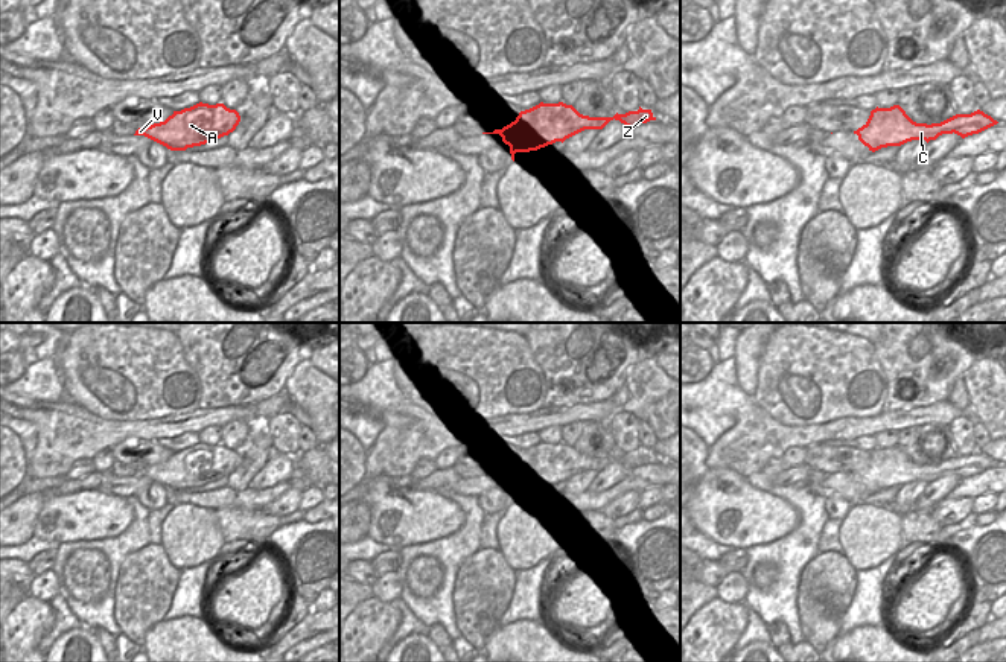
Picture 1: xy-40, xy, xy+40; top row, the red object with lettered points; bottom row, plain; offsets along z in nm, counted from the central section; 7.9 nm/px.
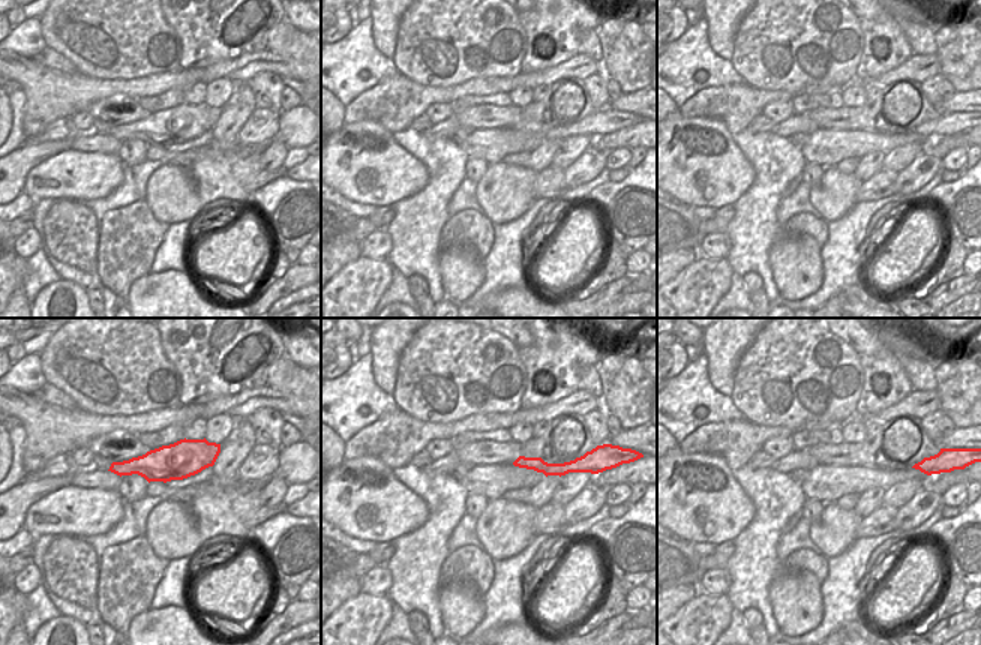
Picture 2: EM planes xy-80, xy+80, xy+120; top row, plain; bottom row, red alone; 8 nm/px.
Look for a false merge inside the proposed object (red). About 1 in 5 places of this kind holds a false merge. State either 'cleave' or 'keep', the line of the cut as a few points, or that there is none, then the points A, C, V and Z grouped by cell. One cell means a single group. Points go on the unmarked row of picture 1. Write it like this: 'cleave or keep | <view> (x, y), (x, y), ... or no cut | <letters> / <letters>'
keep | no cut | A C V Z

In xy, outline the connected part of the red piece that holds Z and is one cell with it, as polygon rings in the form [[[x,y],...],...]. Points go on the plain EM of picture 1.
[[[540,443],[530,450],[521,452],[516,461],[502,470],[482,475],[499,475],[502,482],[510,487],[511,501],[514,502],[516,493],[537,492],[556,482],[563,484],[584,470],[603,470],[613,460],[629,469],[656,461],[651,450],[642,450],[641,447],[638,452],[626,455],[616,454],[613,458],[589,458],[563,443]]]

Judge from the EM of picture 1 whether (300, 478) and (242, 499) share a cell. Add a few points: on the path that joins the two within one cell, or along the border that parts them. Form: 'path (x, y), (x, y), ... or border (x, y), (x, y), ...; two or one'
path (286, 486), (262, 499), (256, 499); one

